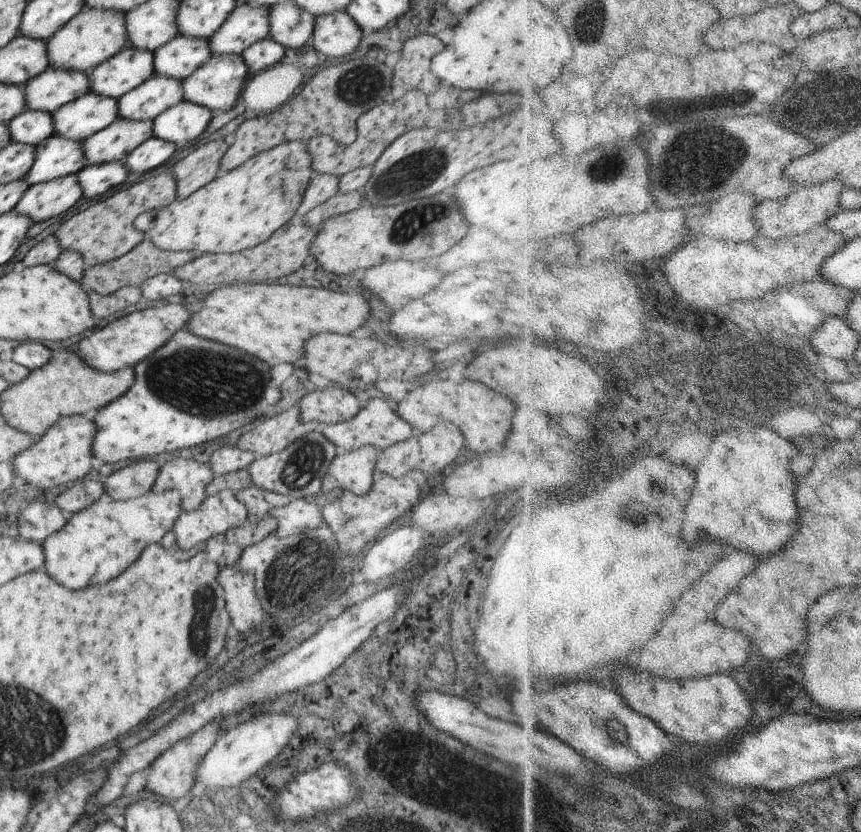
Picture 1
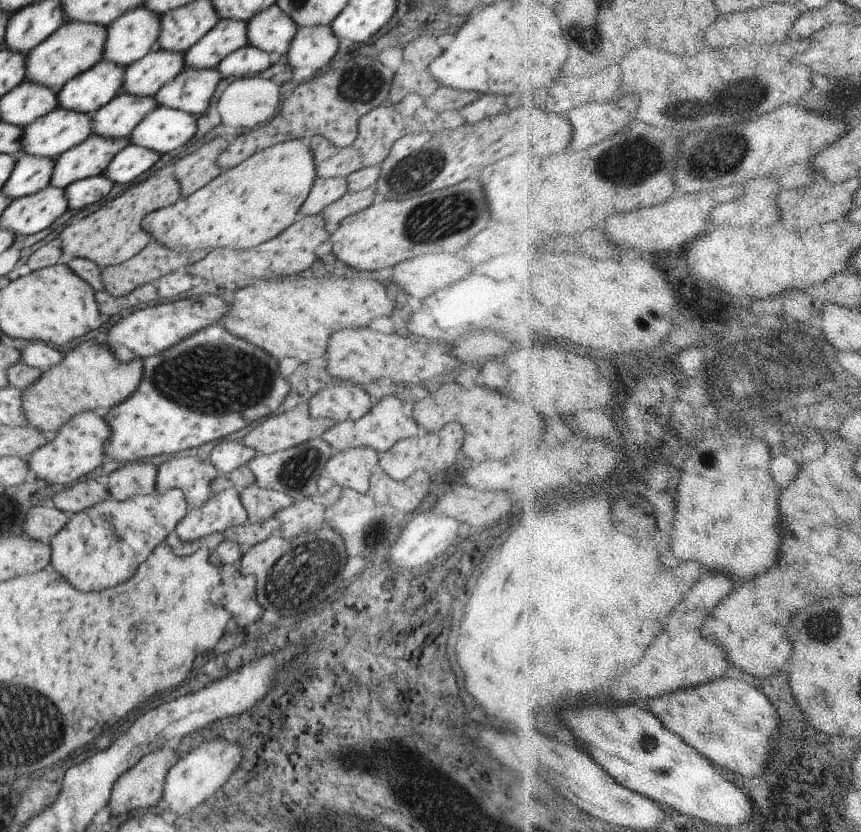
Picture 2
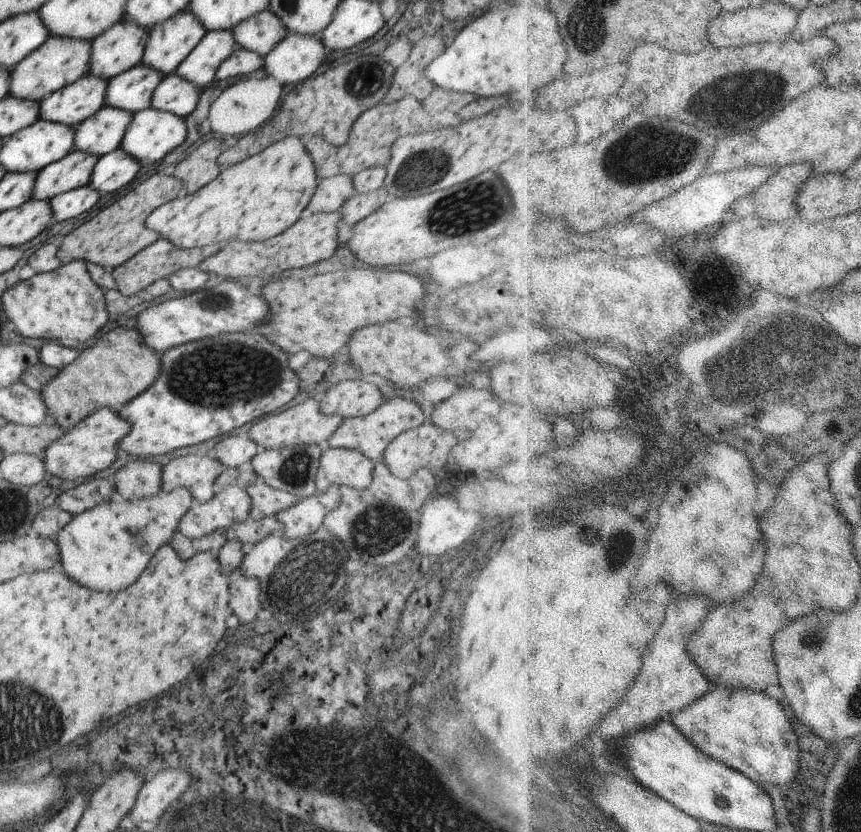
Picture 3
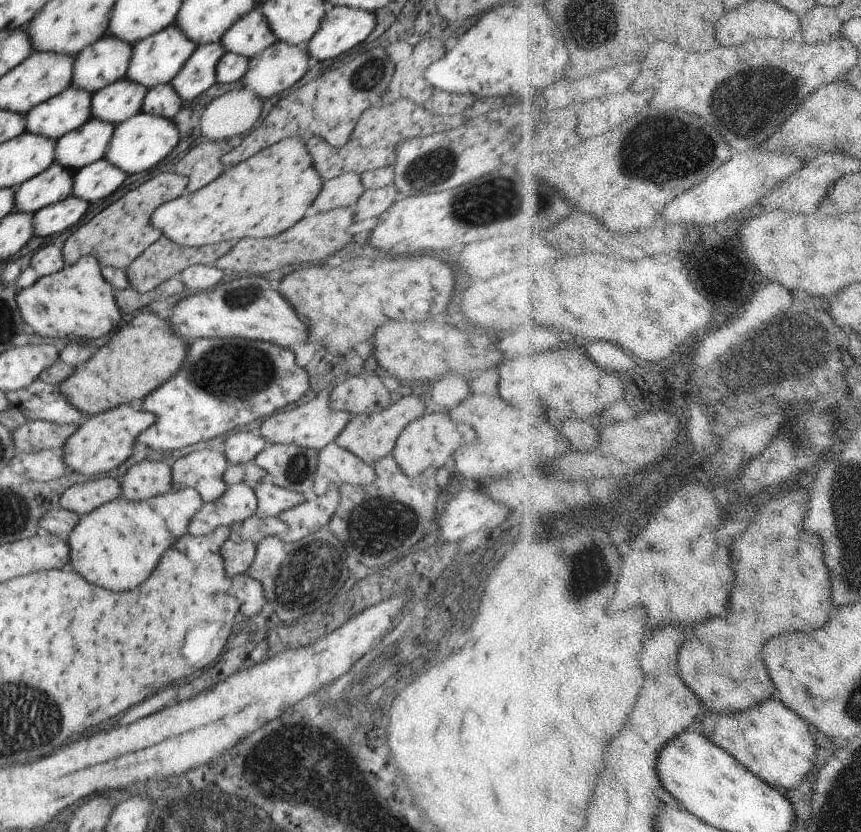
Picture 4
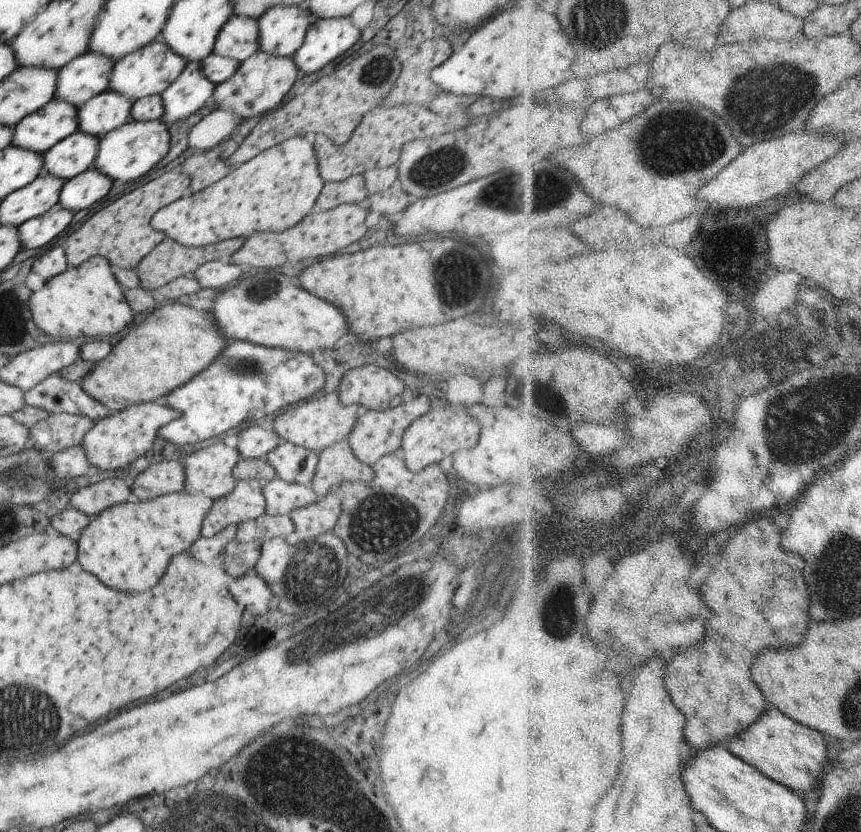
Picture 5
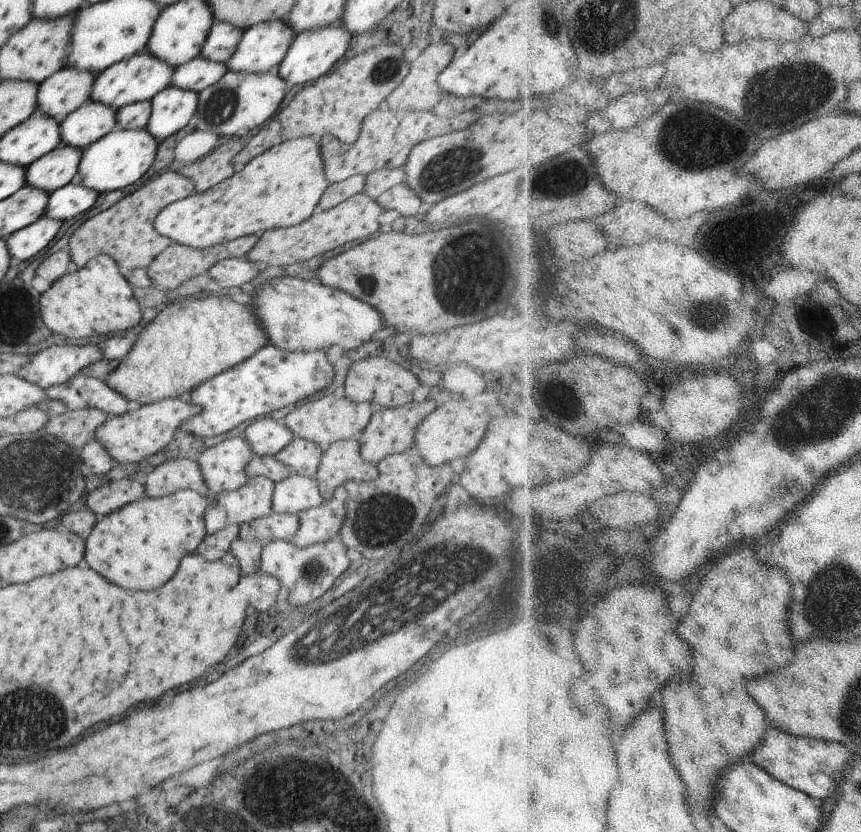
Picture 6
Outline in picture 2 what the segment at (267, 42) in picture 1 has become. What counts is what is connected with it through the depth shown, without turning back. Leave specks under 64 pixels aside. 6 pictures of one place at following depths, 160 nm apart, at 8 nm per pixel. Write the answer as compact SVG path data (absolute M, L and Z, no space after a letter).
M244 46L226 56L217 67L224 79L252 77L270 67L270 54L254 46Z

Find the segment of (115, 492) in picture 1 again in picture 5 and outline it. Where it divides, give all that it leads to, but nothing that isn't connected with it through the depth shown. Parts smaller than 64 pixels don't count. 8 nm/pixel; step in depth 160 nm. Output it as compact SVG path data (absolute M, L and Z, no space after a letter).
M177 460L162 461L151 464L137 477L133 478L131 485L134 499L136 496L145 501L154 496L180 492L185 485L185 470Z

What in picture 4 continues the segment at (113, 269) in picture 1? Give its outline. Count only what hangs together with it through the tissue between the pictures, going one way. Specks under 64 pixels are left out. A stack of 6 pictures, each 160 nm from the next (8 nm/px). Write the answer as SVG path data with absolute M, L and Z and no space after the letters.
M162 235L156 242L153 242L138 258L135 258L123 271L125 272L128 284L132 290L142 294L154 290L165 280L171 277L178 277L184 269L192 265L206 265L206 248L183 247L172 242L167 236Z

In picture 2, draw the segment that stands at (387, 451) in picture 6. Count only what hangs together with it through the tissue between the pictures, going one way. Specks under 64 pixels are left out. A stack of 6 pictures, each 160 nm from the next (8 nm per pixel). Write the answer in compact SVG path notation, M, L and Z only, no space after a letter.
M386 396L378 402L374 402L372 409L356 421L346 420L345 422L335 423L321 438L334 450L342 451L352 448L371 448L382 456L387 450L390 450L399 440L406 439L406 436L414 436L421 431L421 424L418 424L414 418L408 418L406 408L402 408L402 402L394 396Z

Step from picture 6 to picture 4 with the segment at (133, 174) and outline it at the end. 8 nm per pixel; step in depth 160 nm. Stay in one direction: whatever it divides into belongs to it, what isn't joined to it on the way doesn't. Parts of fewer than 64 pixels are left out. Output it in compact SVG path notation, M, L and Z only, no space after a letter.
M144 111L116 126L104 158L129 175L144 172L160 164L180 142L180 132L174 120L154 116Z

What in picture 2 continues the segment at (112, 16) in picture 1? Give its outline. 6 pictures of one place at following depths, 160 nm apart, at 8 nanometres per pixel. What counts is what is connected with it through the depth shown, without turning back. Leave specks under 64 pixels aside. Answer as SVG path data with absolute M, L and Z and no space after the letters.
M65 21L50 38L46 38L45 42L36 46L26 56L25 78L34 84L42 84L58 94L72 78L87 72L102 61L107 39L107 30L104 26Z

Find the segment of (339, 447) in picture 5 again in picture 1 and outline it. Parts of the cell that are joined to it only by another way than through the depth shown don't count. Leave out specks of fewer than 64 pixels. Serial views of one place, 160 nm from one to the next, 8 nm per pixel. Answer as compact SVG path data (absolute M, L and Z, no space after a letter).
M364 446L351 452L339 451L323 479L321 491L344 488L344 491L348 490L356 495L369 494L379 453L372 446Z

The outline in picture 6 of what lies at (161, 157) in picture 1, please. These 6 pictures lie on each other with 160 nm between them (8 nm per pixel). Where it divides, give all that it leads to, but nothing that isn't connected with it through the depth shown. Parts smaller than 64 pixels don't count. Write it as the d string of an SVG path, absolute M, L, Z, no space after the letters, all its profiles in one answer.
M72 180L49 194L44 215L64 222L93 208L102 199L97 190L84 186L80 180Z

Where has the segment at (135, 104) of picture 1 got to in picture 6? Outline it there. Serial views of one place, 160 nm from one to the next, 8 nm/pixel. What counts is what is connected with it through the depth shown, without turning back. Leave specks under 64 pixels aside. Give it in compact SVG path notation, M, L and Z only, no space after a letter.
M60 144L48 154L27 166L27 184L48 194L62 188L79 174L83 149Z

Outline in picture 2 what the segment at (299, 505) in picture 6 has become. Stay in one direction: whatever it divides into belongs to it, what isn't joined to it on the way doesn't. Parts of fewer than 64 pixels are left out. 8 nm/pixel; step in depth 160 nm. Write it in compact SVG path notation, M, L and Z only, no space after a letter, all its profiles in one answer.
M256 484L238 491L241 504L246 510L249 525L265 522L282 509L294 505L295 499L273 489L264 489Z

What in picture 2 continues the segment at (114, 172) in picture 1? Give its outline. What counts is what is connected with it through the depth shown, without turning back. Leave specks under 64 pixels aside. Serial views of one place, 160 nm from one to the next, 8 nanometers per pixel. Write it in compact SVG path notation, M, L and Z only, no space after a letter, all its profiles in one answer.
M98 175L86 180L78 180L64 189L68 210L80 210L90 204L98 204L113 186L106 176Z

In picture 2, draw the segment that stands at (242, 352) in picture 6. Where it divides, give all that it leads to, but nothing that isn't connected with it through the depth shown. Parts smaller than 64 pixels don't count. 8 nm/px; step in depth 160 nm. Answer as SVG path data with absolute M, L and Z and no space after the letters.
M82 342L76 348L68 350L62 362L46 370L32 386L23 391L22 414L27 425L52 436L76 414L91 411L102 417L106 416L114 406L135 394L143 375L142 359L120 362L120 358L114 356L108 346L96 342Z

